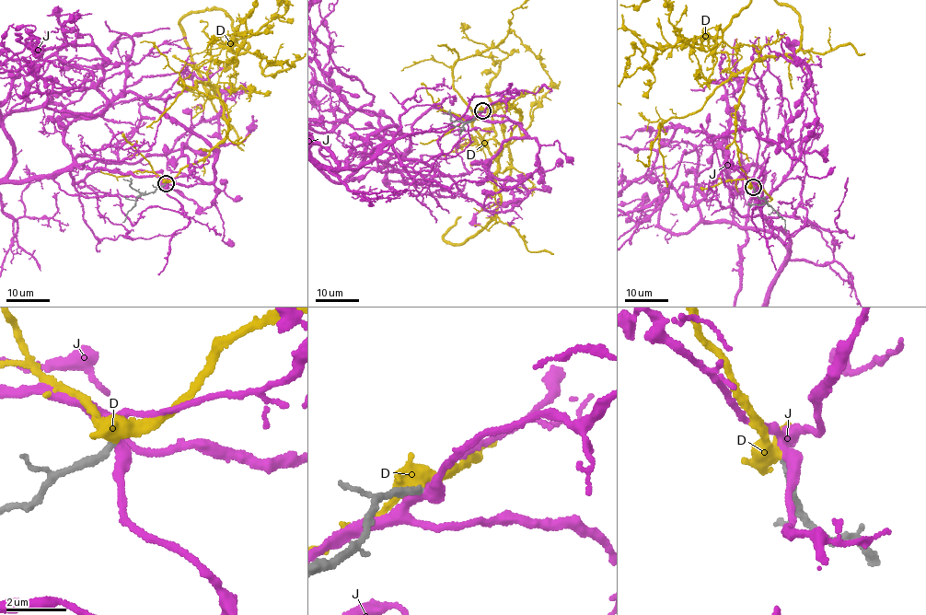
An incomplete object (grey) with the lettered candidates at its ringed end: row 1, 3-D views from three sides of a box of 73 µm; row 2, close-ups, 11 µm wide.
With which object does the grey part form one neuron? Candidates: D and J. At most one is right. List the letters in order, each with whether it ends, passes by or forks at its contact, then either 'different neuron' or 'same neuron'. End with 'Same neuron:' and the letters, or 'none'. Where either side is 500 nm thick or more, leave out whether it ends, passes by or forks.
D: it forks | same neuron
J: it forks | different neuron
Same neuron: D

